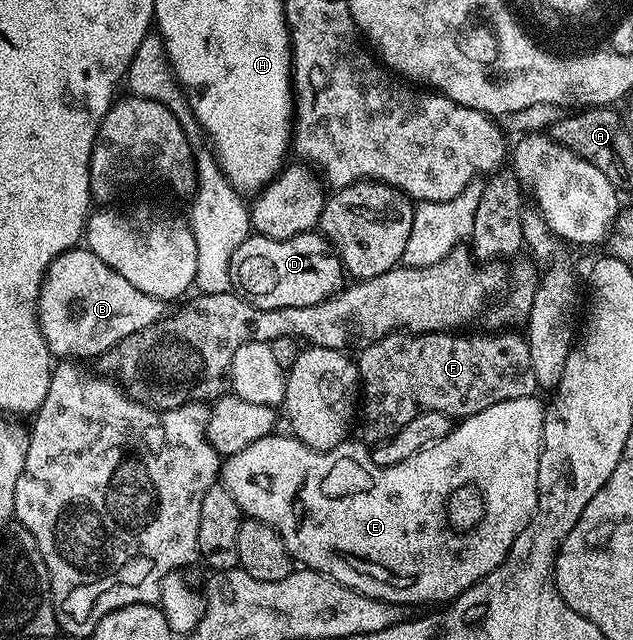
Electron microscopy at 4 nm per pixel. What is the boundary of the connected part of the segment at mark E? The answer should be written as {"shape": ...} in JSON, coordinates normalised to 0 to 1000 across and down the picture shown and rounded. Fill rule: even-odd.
{"shape":[[[842,617],[834,622],[809,622],[803,628],[784,628],[784,634],[771,634],[752,647],[725,655],[697,688],[675,694],[671,700],[651,709],[651,716],[611,731],[594,728],[594,722],[588,722],[585,714],[586,702],[572,694],[545,691],[515,706],[501,706],[463,680],[428,678],[411,684],[411,691],[398,691],[398,697],[385,697],[385,703],[355,714],[348,725],[348,756],[360,766],[360,772],[367,772],[367,778],[373,778],[393,811],[428,819],[444,834],[449,853],[455,853],[460,870],[476,886],[510,894],[513,900],[524,902],[569,928],[611,938],[616,944],[649,947],[648,944],[667,944],[675,938],[679,947],[686,947],[694,941],[709,941],[799,877],[809,847],[815,847],[815,841],[831,827],[840,803],[850,795],[850,730],[863,658],[863,638],[850,623],[848,617]]]}

